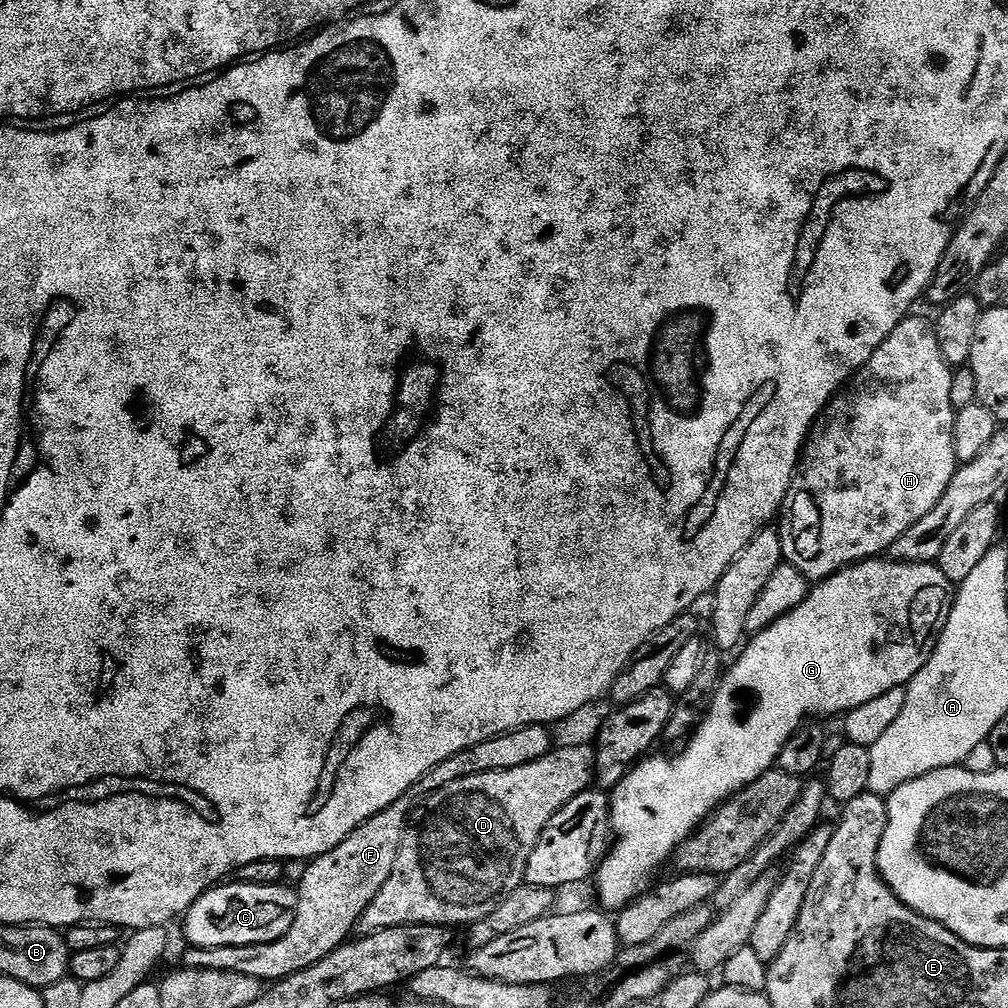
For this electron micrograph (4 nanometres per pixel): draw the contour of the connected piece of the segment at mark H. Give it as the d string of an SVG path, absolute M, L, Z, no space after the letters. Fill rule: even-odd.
M909 314L902 322L898 322L898 326L894 326L890 338L886 338L886 342L882 342L882 346L874 350L870 362L866 362L866 366L859 368L855 376L828 401L823 412L816 417L816 423L812 425L812 431L808 434L802 459L790 489L786 513L788 512L789 518L792 519L792 540L796 543L797 556L795 559L804 573L808 575L809 581L819 582L834 575L835 572L841 572L843 568L860 563L861 560L883 557L891 549L892 544L898 542L898 538L902 538L902 534L906 534L910 526L914 526L914 522L926 518L926 514L930 514L930 510L938 506L938 498L946 494L950 486L950 478L954 478L958 467L956 458L956 413L958 410L951 401L954 368L942 352L935 323L924 316L916 315Z

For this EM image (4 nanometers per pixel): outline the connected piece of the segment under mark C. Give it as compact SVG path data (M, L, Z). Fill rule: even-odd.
M224 882L209 888L188 909L183 917L184 932L192 948L217 948L218 946L246 946L274 942L290 930L296 921L298 898L293 889L279 884L245 884Z

